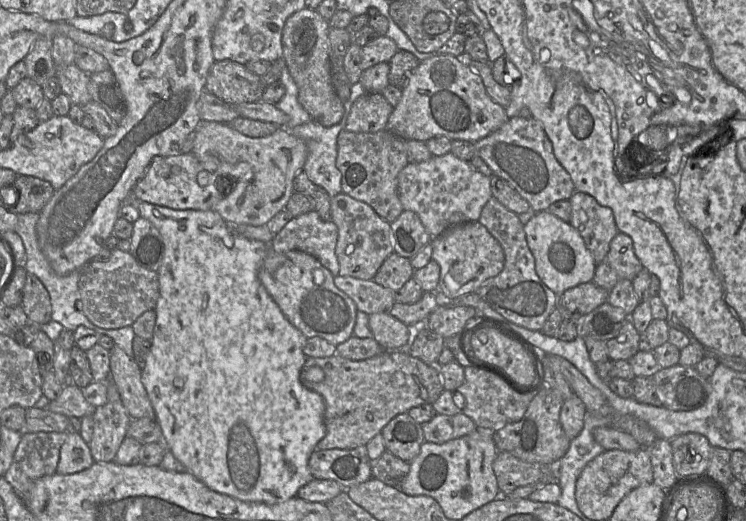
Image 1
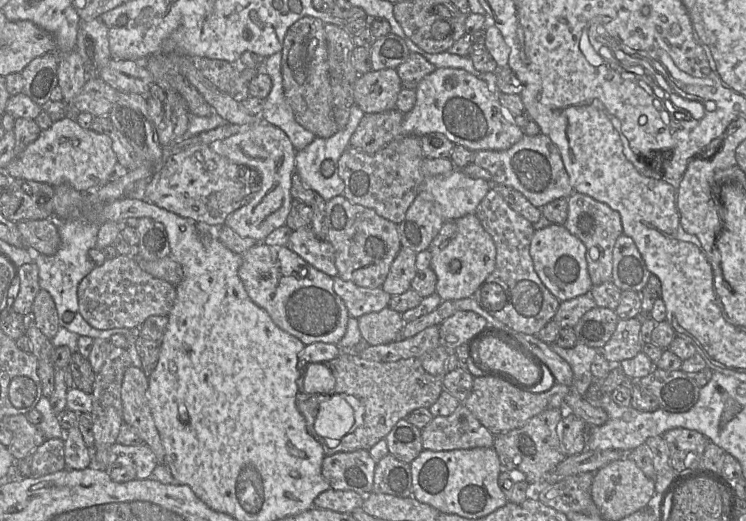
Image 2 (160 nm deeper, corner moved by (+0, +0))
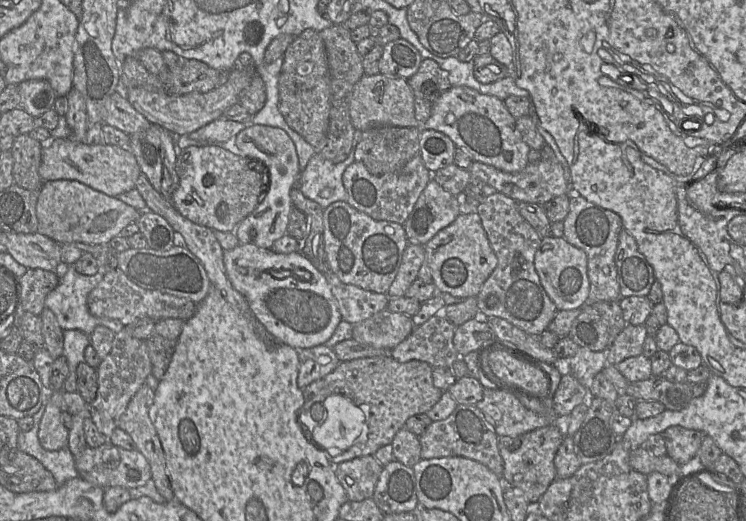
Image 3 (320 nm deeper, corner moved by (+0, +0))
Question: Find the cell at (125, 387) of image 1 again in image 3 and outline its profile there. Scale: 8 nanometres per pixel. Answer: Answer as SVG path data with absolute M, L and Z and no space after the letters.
M146 383L143 384L128 403L118 421L118 427L132 437L137 450L146 457L157 491L166 502L170 502L175 500L175 496L166 468L165 453L150 419L150 407L154 403L154 396L155 391Z

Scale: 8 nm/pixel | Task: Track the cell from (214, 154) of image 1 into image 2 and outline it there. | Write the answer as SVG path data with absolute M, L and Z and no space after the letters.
M259 119L242 133L218 140L209 145L214 152L240 166L256 170L261 176L261 188L244 206L231 213L225 225L241 237L263 243L277 228L286 224L292 203L291 186L297 151L288 136L278 127Z

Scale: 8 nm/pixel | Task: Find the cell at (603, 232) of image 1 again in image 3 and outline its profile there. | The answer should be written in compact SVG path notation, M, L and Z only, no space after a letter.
M571 192L570 210L563 223L563 237L587 255L587 275L590 282L587 304L595 304L600 301L620 301L620 286L615 266L618 237L623 229L620 216Z

